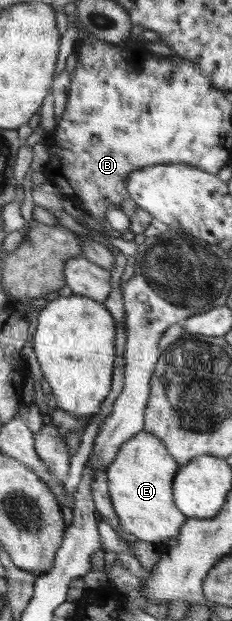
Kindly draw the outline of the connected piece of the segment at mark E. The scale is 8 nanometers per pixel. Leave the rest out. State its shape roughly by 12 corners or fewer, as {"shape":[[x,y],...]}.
{"shape":[[150,432],[107,467],[121,529],[159,551],[188,519],[178,461]]}

